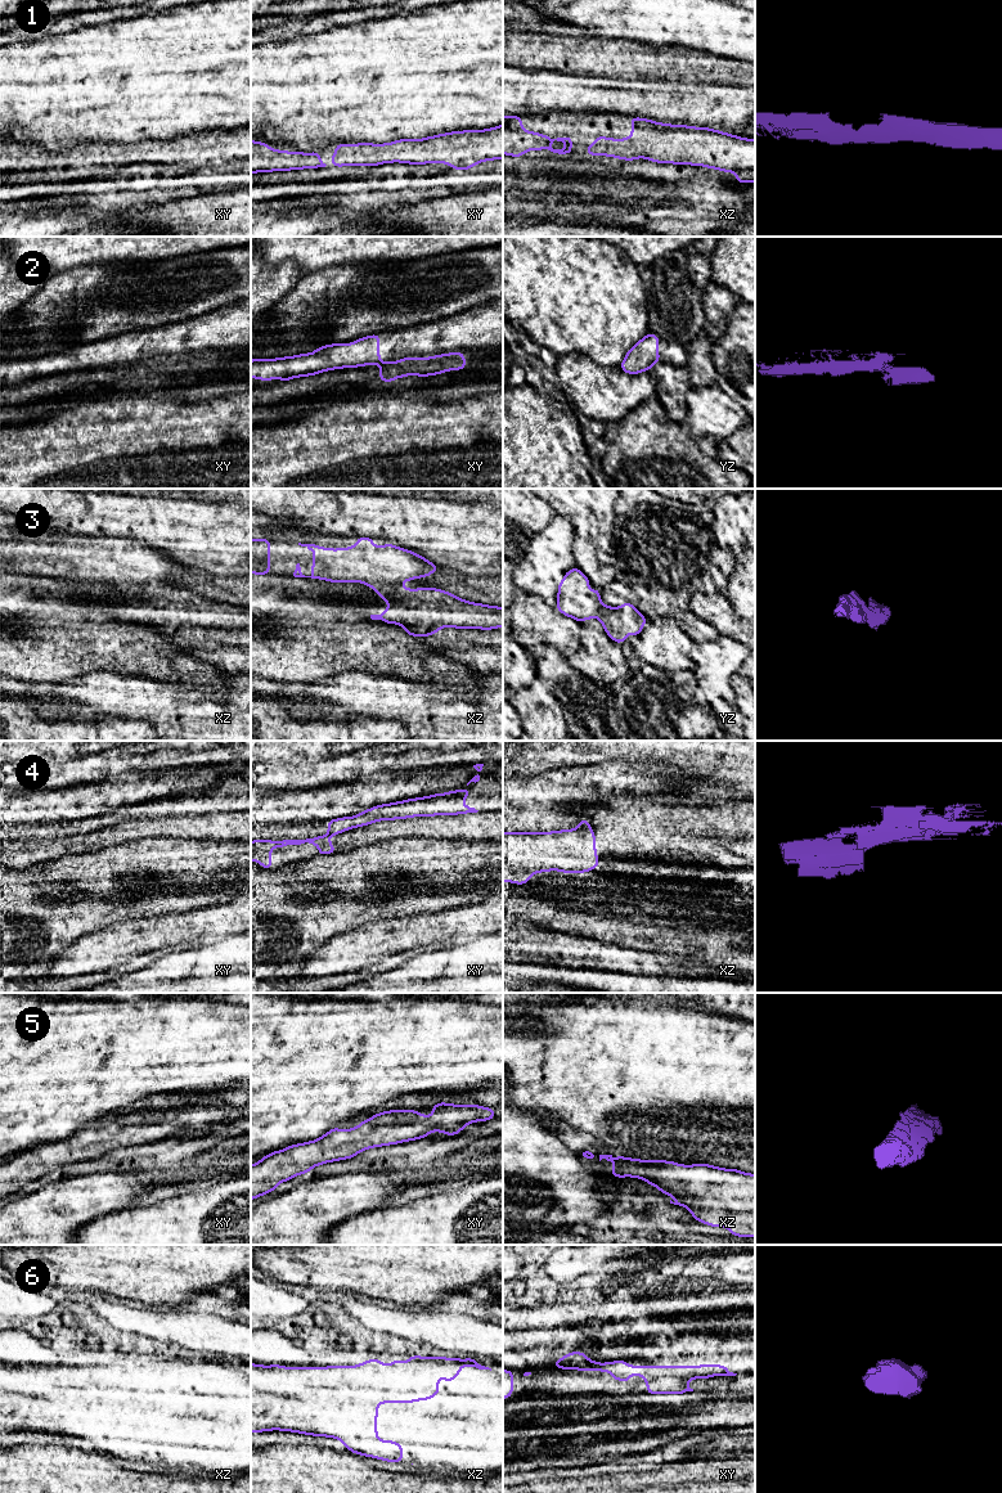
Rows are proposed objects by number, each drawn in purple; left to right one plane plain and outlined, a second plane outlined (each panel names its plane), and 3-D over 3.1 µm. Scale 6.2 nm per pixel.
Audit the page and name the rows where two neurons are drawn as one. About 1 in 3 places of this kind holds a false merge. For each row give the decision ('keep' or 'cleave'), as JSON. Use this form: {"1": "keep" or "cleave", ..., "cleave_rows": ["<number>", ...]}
{"1": "keep", "2": "cleave", "3": "keep", "4": "cleave", "5": "keep", "6": "keep", "cleave_rows": ["2", "4"]}

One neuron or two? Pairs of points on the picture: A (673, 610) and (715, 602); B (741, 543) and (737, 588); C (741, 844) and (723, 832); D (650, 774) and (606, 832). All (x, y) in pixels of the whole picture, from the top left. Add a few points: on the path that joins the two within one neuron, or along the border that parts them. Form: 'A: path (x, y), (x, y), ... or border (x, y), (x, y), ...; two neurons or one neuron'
A: border (691, 592), (690, 608), (713, 626); two neurons
B: path (741, 554), (741, 576); one neuron
C: border (741, 837), (723, 842); two neurons
D: border (634, 796), (616, 796), (603, 800); two neurons

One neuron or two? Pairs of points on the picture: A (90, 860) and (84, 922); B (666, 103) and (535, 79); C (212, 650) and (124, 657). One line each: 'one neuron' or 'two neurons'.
A: two neurons
B: one neuron
C: two neurons

